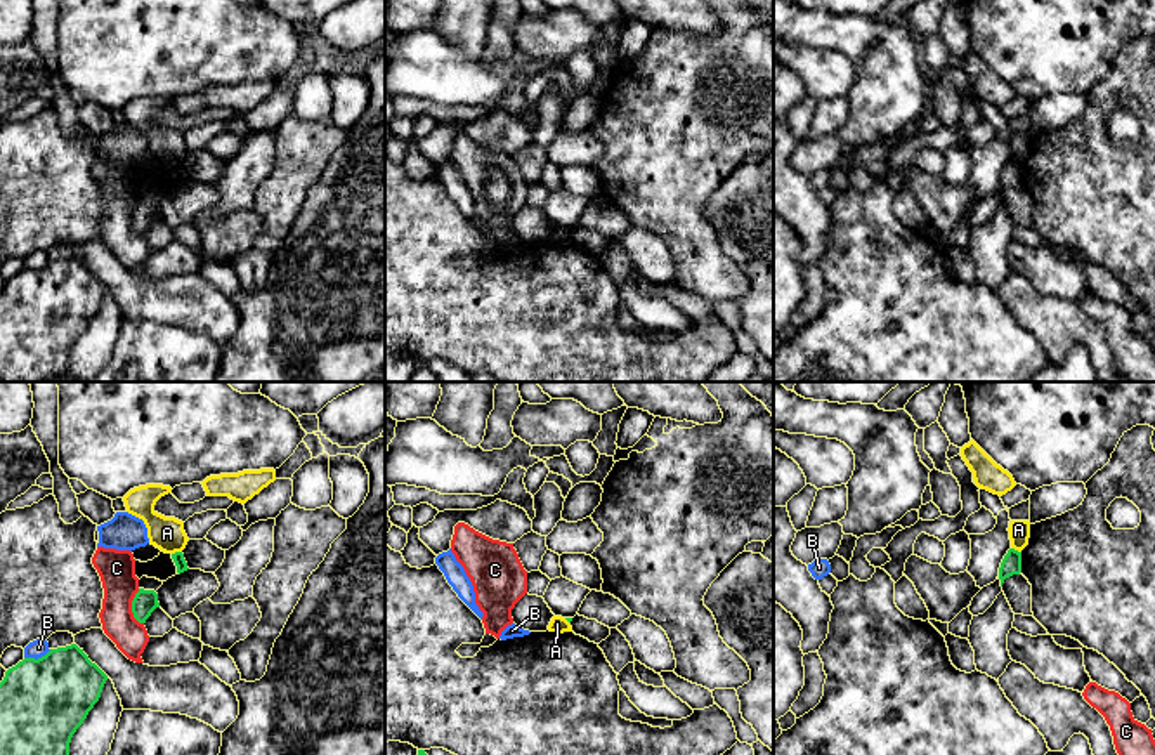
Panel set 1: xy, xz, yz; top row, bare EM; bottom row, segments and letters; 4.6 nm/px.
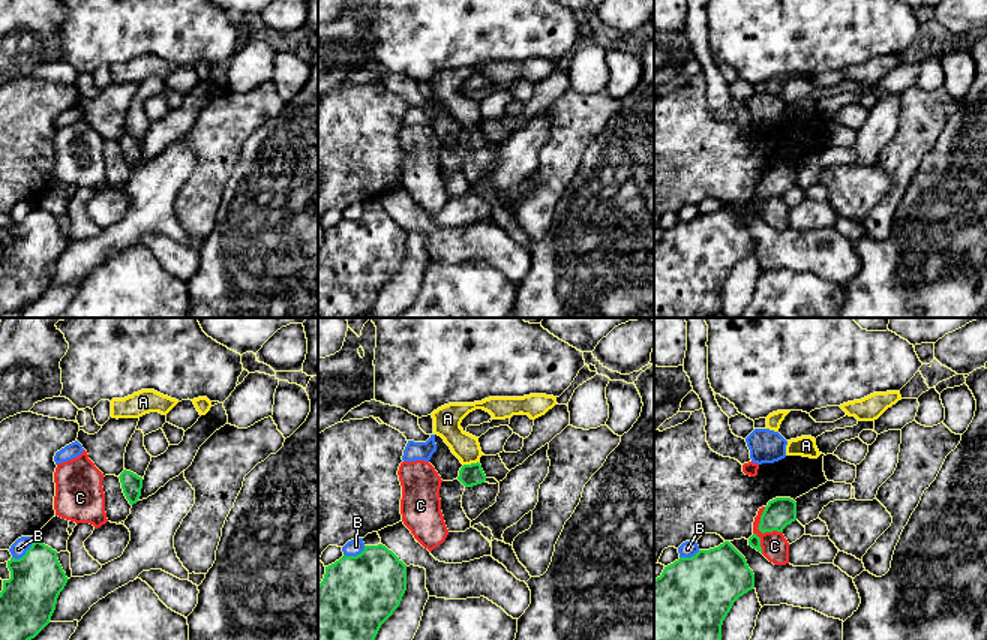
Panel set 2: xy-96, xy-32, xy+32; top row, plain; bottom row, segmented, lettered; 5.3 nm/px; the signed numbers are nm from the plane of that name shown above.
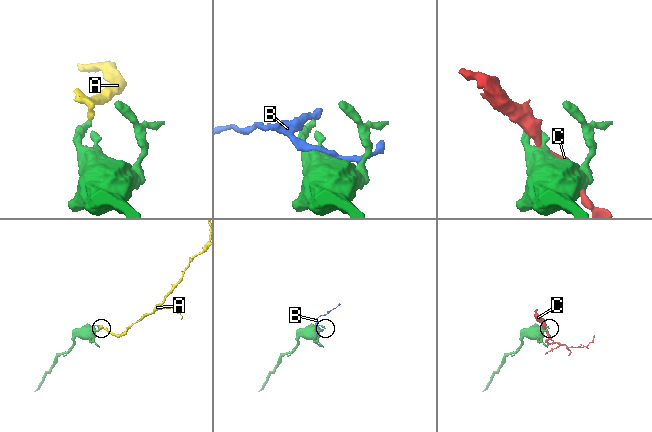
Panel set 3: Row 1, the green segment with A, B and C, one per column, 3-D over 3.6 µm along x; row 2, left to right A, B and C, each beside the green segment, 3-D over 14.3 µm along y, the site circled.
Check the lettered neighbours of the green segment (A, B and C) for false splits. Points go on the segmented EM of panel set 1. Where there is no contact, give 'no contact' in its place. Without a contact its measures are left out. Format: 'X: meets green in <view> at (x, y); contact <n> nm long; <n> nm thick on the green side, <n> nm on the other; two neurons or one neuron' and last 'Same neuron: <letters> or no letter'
A: meets green in xy at (176, 552); contact 50 nm long; 50 nm thick on the green side, 160 nm on the other; two neurons
B: meets green in xy at (39, 658); contact 130 nm long; 400 nm thick on the green side, 90 nm on the other; two neurons
C: meets green in xy at (132, 608); contact 170 nm long; 110 nm thick on the green side, 180 nm on the other; two neurons
Same neuron: no letter

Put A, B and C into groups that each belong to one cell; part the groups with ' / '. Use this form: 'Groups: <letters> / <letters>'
Groups: A / B / C

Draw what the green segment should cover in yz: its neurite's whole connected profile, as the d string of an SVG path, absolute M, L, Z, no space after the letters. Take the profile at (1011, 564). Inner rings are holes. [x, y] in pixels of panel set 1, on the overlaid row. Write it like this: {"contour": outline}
{"contour": "M1009 548L999 568L1001 587L1006 578L1021 573L1021 552Z"}

